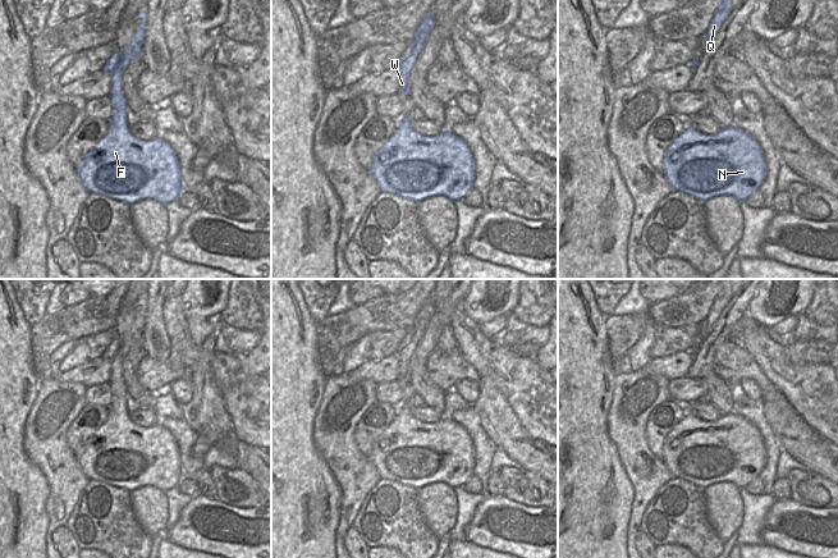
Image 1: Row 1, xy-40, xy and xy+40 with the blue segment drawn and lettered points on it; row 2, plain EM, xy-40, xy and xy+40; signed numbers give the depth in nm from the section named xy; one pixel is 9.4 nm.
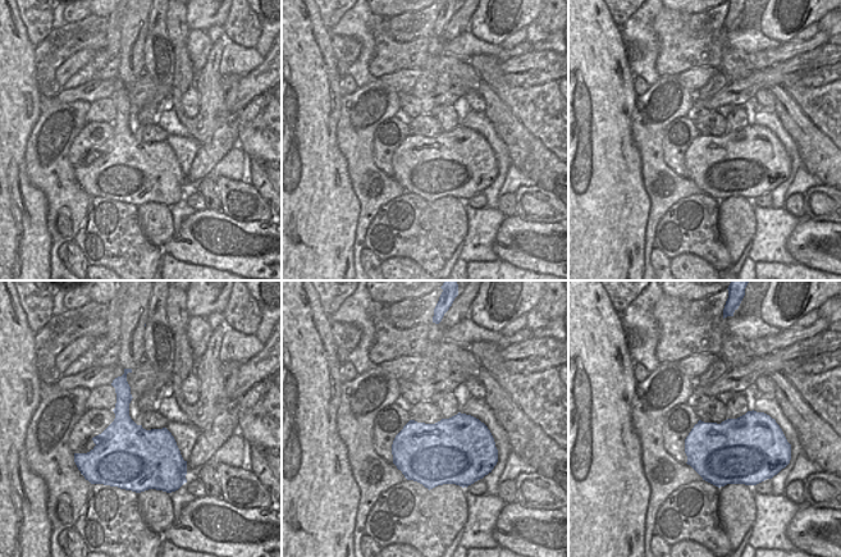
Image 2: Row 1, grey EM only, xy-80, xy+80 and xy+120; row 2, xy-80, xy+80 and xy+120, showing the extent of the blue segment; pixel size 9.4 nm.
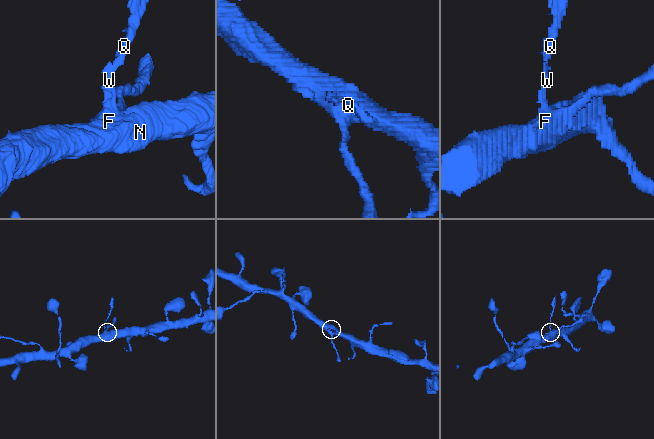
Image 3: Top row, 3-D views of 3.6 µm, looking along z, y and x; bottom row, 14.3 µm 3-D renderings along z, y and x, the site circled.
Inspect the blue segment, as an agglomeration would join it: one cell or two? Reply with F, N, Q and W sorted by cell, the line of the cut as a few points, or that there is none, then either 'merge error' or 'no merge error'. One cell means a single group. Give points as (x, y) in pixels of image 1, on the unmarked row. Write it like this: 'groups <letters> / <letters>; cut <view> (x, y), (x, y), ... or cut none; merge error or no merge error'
groups F N W / Q; cut xy-40 (122, 358), (113, 357), (110, 360); merge error

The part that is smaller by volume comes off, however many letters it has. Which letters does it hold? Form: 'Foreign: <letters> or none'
Foreign: Q

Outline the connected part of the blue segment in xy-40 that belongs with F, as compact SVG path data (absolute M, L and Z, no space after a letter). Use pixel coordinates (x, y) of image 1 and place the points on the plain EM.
M114 357L110 361L109 416L75 453L83 474L90 480L129 493L146 485L164 491L175 488L183 477L183 470L174 435L159 424L143 427L130 420L127 410L128 392L122 375L123 360Z

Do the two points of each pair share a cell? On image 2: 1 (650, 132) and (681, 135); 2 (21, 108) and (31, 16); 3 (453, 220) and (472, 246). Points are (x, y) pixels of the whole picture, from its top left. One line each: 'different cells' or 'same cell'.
1: different cells
2: different cells
3: different cells

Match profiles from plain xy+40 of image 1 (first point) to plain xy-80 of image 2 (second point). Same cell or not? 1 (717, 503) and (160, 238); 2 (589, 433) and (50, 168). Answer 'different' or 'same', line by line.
1: same
2: different

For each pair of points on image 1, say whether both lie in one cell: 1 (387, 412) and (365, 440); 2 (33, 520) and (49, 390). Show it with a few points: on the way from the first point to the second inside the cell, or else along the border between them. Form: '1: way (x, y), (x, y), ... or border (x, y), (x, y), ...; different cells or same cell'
1: way (380, 419), (365, 434); same cell
2: border (23, 443), (26, 456), (46, 480), (47, 498); different cells

